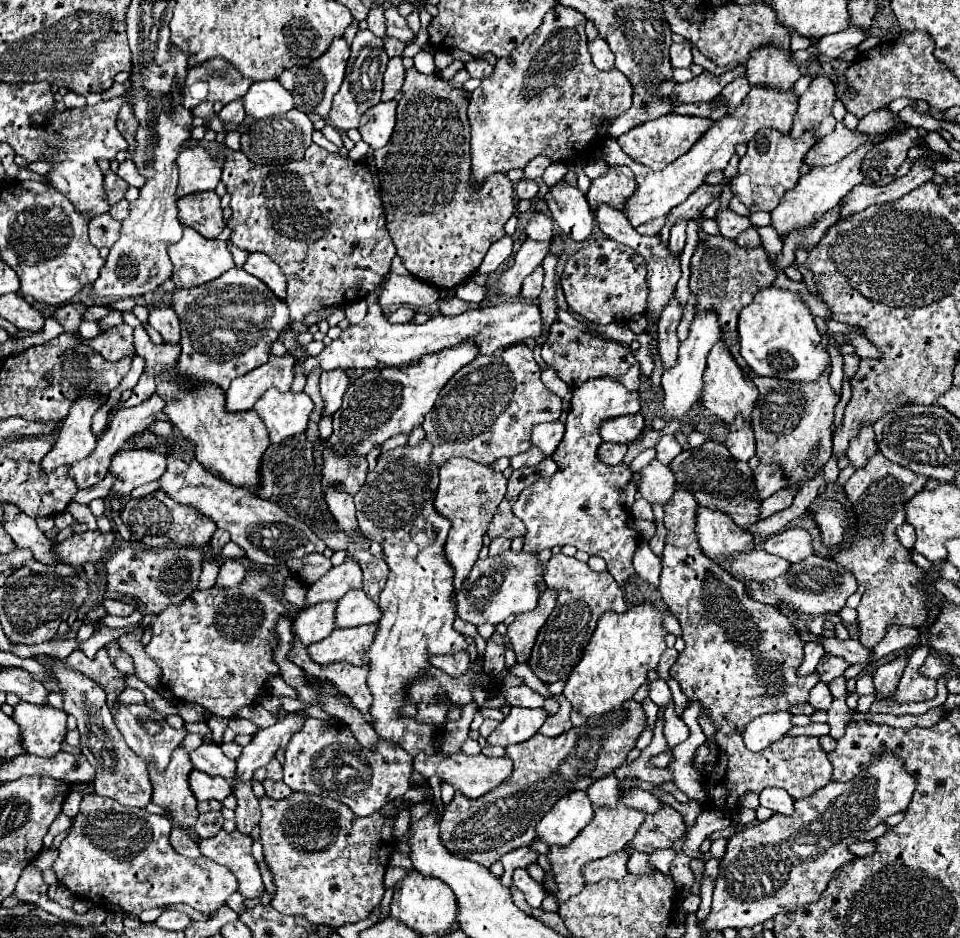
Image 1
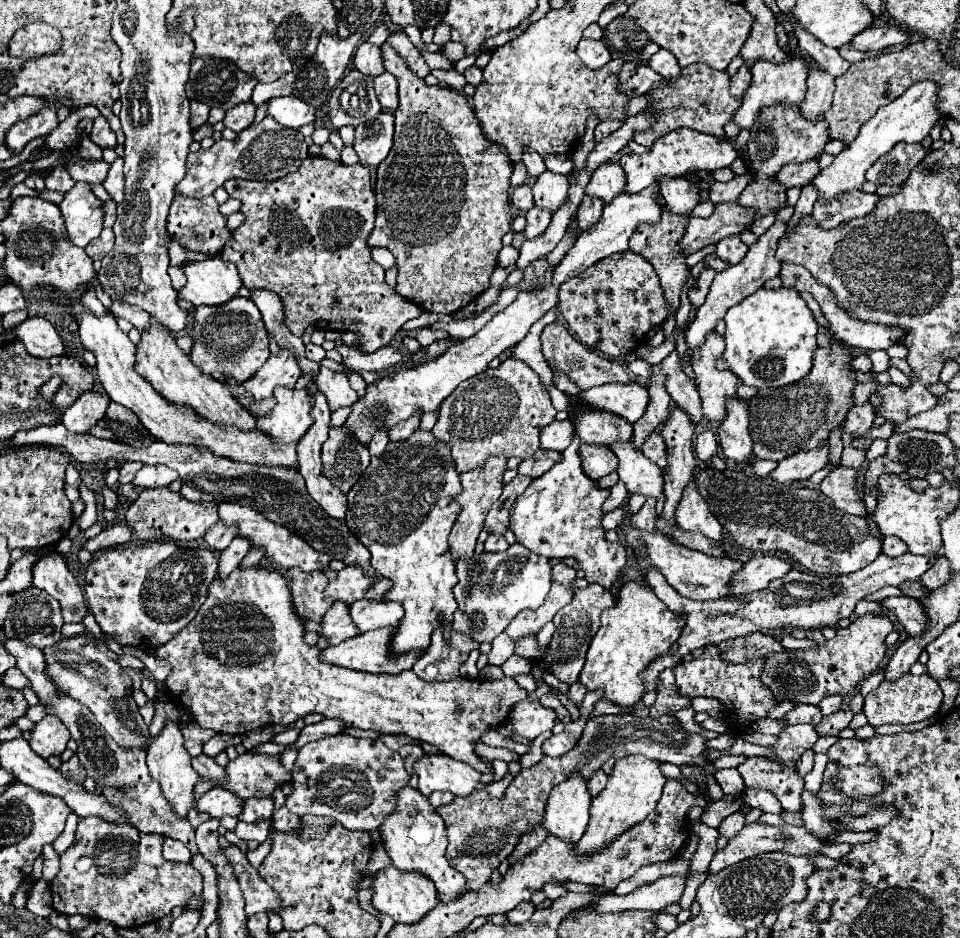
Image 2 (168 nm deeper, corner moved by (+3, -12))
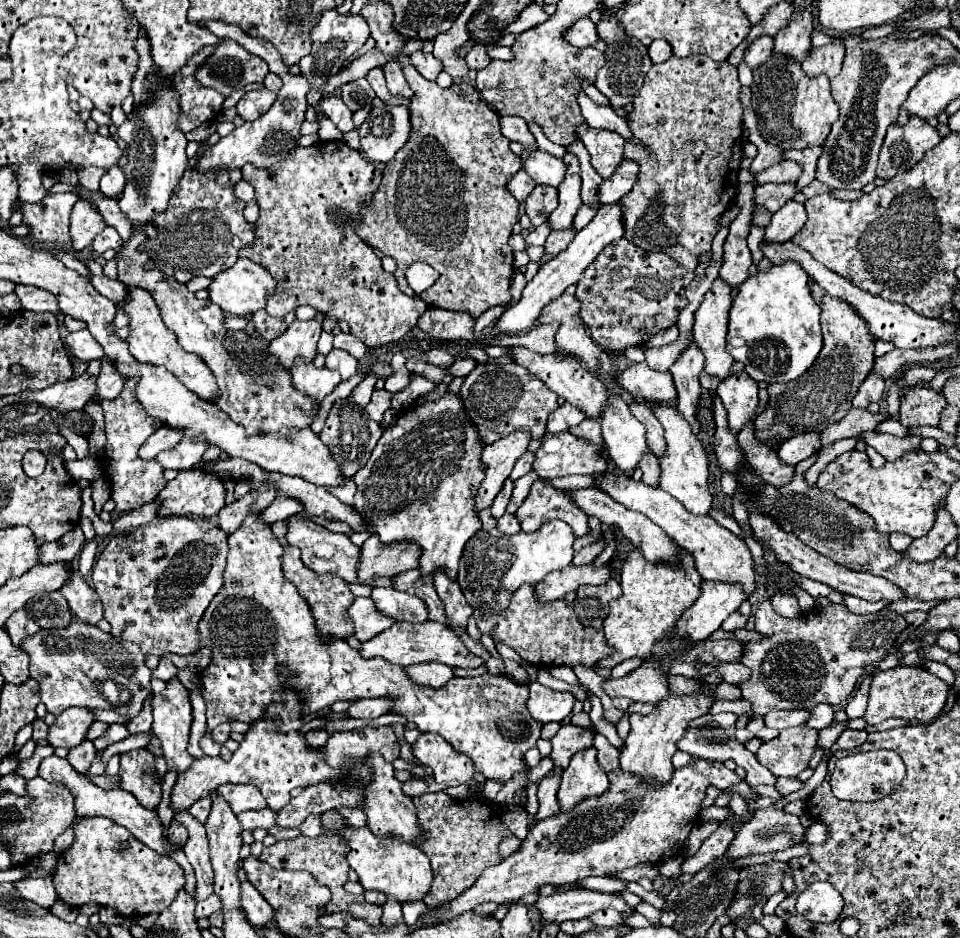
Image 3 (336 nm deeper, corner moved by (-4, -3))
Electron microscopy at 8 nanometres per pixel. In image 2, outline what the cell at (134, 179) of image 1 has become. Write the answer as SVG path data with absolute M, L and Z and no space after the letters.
M117 159L111 169L107 179L103 181L103 187L107 189L107 193L113 197L113 201L121 203L125 197L125 175L123 175L123 161Z

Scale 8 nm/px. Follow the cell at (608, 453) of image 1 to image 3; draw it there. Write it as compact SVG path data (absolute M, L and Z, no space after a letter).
M586 418L582 424L572 426L572 430L568 430L570 434L574 434L576 438L588 438L588 442L596 442L596 446L600 446L600 450L604 450L602 438L600 438L600 422Z

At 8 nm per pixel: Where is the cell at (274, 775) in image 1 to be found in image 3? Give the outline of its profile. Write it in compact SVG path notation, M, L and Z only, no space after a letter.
M266 808L266 810L252 810L252 812L240 812L238 820L242 824L244 830L256 830L256 828L272 828L272 818L276 816L274 810Z

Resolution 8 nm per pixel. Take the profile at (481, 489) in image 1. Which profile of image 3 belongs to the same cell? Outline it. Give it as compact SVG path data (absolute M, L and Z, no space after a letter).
M516 430L498 442L482 450L482 462L486 466L486 478L476 494L476 510L484 510L492 504L494 496L500 492L504 480L510 476L514 462L528 450L532 436L526 430Z

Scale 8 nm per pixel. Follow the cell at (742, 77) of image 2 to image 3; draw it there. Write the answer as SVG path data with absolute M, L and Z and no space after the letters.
M758 36L754 38L746 50L744 50L744 62L750 66L750 68L756 68L760 66L762 62L766 62L770 56L772 56L772 50L774 50L774 40L772 36Z

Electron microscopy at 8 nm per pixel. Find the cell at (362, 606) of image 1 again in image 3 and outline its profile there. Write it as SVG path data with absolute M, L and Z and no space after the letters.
M396 588L372 590L372 600L382 614L388 614L396 620L406 620L406 622L414 622L414 624L428 620L426 604L418 596L398 592Z

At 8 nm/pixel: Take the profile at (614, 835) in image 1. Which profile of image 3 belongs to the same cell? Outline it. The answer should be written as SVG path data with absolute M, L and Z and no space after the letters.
M668 690L668 694L656 704L656 708L650 714L630 714L630 734L626 738L626 748L620 752L620 768L652 778L654 782L666 782L672 776L672 754L678 750L676 742L684 736L684 732L688 730L690 722L694 718L700 718L704 714L708 714L708 710L712 708L712 704L716 702L716 698L712 694L708 694L706 690L694 690L692 694L672 694Z

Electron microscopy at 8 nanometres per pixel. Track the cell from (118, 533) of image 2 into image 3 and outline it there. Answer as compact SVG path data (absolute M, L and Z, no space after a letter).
M152 500L152 502L146 502L142 504L140 508L116 518L114 522L114 528L116 530L128 530L128 528L136 528L136 526L144 526L148 522L152 522L156 516L158 516L158 510L160 510L160 502L158 500Z

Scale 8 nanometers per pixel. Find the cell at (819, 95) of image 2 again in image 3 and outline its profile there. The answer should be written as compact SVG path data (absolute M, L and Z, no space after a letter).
M826 44L826 46L812 46L808 52L808 58L804 58L802 70L808 76L826 74L828 78L834 78L840 72L844 60L844 46L842 44Z

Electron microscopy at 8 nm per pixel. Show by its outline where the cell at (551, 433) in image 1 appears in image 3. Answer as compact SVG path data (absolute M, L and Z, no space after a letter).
M564 402L562 406L558 406L558 408L550 414L550 418L548 418L548 432L552 432L552 434L564 432L564 430L568 430L570 426L578 426L584 418L586 418L586 414L584 414L580 408L576 408L576 406Z

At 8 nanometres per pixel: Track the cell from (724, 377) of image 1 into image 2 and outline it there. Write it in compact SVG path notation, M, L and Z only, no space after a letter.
M713 331L713 335L709 335L705 345L699 351L695 351L691 361L701 395L703 415L717 423L721 423L727 415L727 401L739 399L737 397L739 377L731 369L723 371L717 369L717 361L721 359L723 351L725 351L725 341L721 335Z

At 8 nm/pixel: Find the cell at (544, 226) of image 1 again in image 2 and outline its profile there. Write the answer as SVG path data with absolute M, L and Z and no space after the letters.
M533 207L525 213L527 217L527 227L525 227L525 235L527 239L535 239L539 235L543 235L551 223L551 215L549 211L541 211L539 207Z

